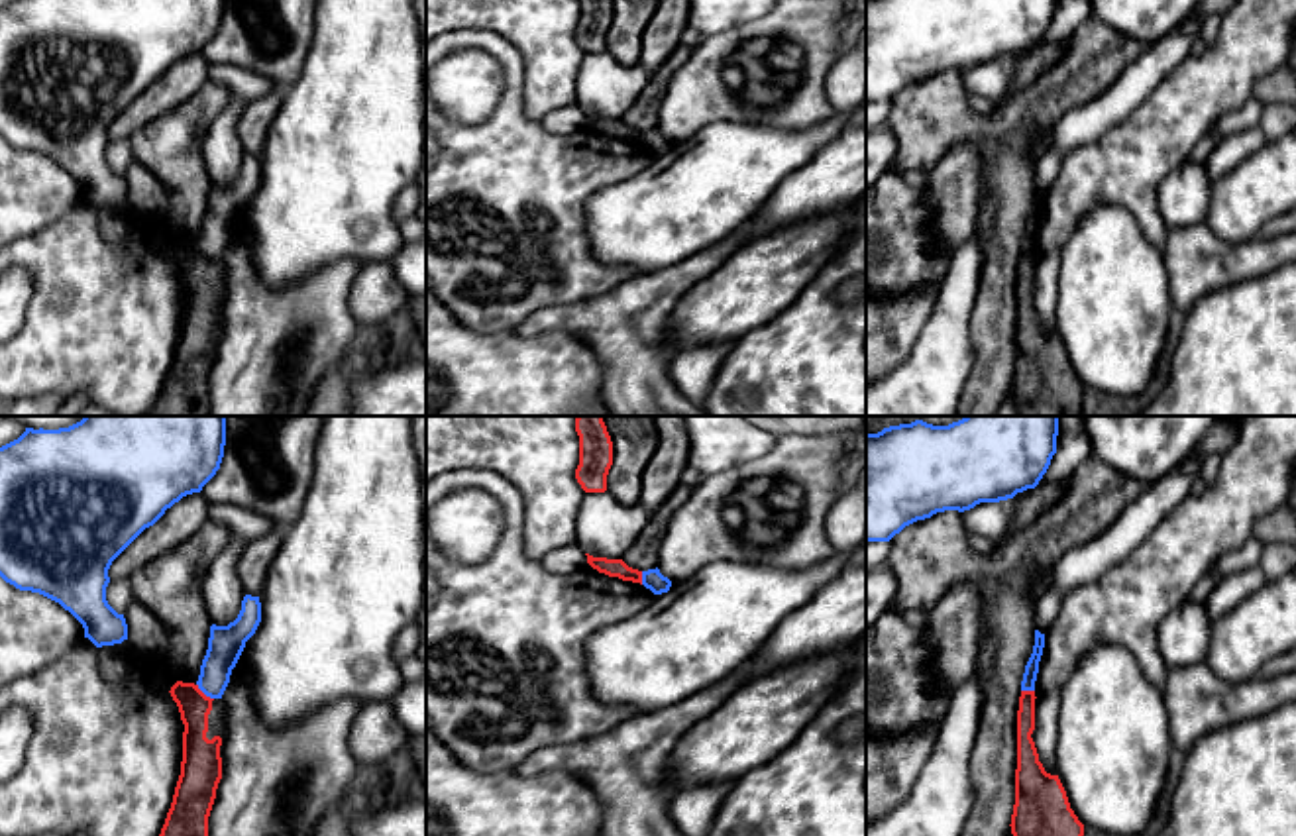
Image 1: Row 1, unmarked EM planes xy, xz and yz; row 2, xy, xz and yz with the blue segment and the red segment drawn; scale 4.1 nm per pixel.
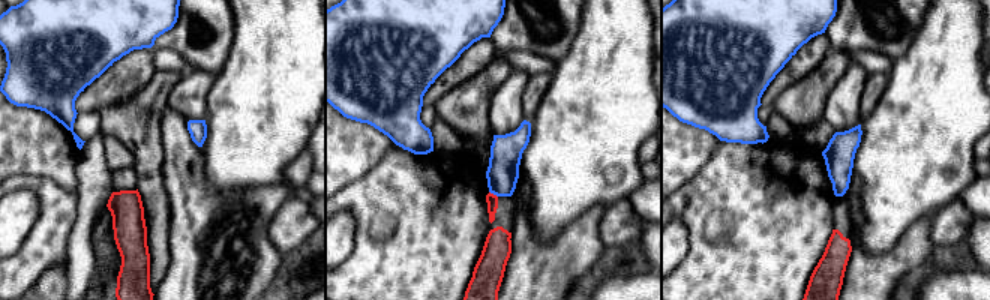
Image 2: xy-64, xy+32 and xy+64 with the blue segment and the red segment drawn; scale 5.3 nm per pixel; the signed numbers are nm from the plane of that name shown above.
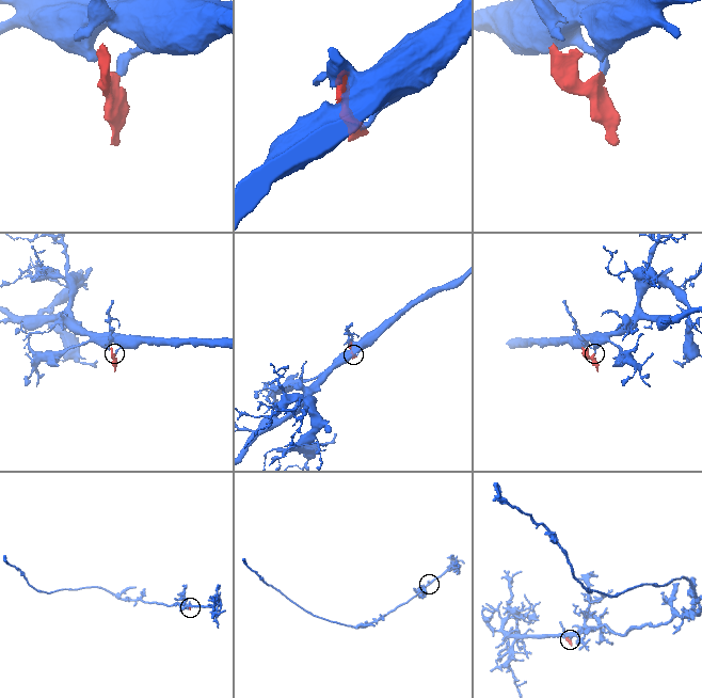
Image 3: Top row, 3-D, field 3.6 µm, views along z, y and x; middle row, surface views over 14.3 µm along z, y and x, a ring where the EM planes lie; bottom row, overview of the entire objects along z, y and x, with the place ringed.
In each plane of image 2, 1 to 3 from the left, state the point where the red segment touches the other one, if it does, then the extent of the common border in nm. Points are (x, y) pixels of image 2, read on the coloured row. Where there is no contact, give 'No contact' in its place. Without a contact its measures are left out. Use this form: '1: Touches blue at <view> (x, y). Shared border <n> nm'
1: No contact
2: Touches blue at xy+32 (494, 194). Shared border 60 nm
3: No contact

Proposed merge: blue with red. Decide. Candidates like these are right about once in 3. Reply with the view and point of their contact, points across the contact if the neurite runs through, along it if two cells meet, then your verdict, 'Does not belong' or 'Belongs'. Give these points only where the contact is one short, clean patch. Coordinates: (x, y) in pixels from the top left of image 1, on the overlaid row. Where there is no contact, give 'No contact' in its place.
Touches blue at xy (205, 693). Boundary: xy (197, 683), (213, 699). Does not belong

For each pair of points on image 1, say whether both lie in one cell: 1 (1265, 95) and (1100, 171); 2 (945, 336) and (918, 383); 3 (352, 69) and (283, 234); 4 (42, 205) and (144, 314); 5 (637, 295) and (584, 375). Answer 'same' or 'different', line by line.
1: different
2: same
3: same
4: different
5: different

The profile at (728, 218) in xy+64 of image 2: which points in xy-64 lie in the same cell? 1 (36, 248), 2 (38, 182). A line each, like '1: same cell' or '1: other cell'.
1: same cell
2: same cell

